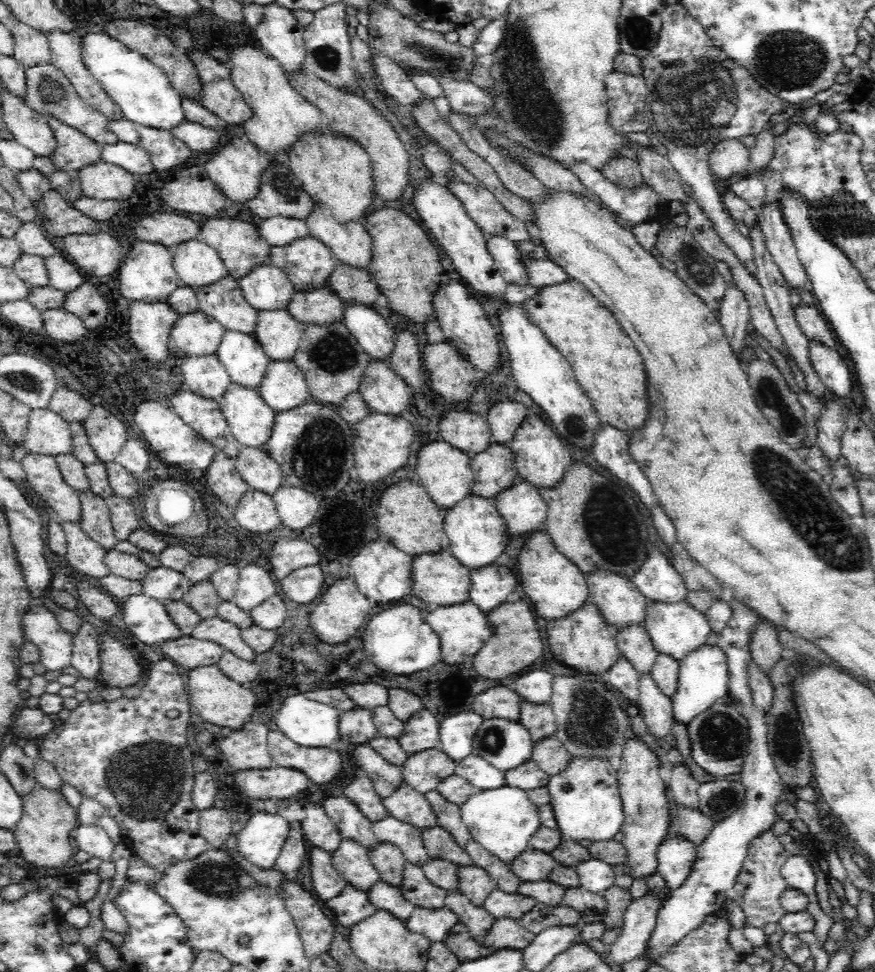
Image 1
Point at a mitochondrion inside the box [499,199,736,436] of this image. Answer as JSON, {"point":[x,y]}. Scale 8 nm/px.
{"point":[697,269]}

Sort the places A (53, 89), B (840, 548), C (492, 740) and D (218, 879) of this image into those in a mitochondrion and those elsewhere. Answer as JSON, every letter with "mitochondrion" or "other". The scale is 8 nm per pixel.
{"A":"mitochondrion","B":"mitochondrion","C":"mitochondrion","D":"mitochondrion"}

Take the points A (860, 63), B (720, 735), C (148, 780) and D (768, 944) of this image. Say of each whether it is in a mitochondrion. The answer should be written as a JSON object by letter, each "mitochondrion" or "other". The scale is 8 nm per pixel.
{"A":"other","B":"mitochondrion","C":"mitochondrion","D":"other"}

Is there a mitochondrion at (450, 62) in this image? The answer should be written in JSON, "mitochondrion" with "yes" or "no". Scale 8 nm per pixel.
{"mitochondrion":"yes"}

